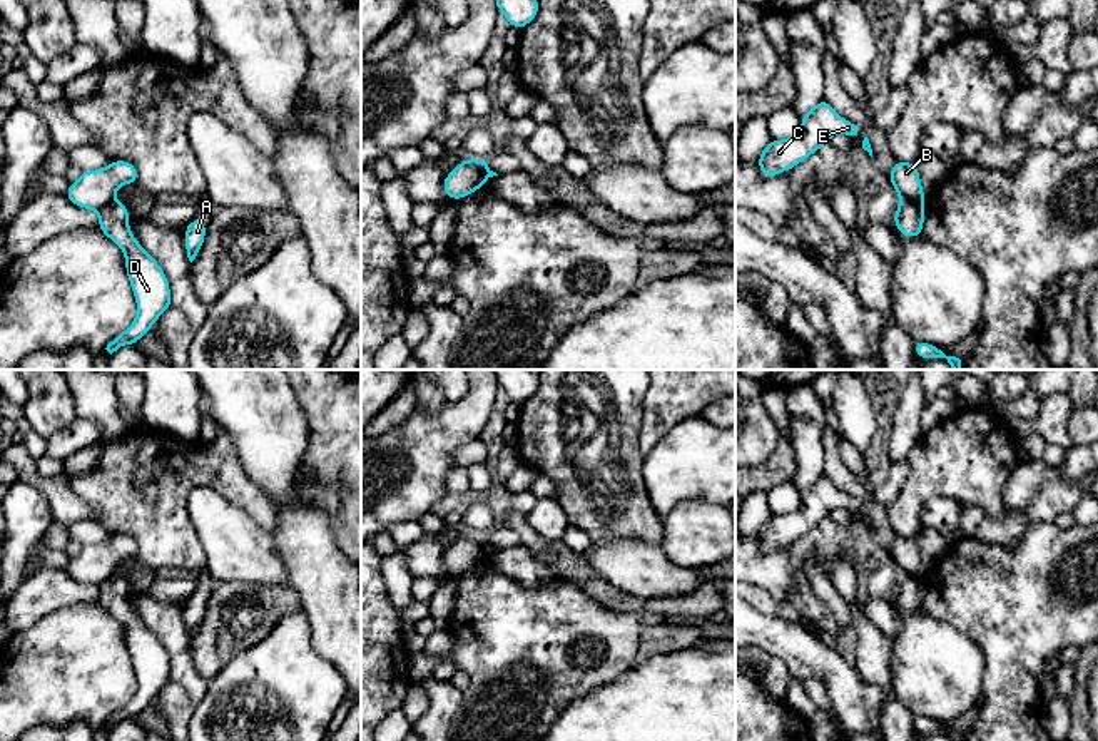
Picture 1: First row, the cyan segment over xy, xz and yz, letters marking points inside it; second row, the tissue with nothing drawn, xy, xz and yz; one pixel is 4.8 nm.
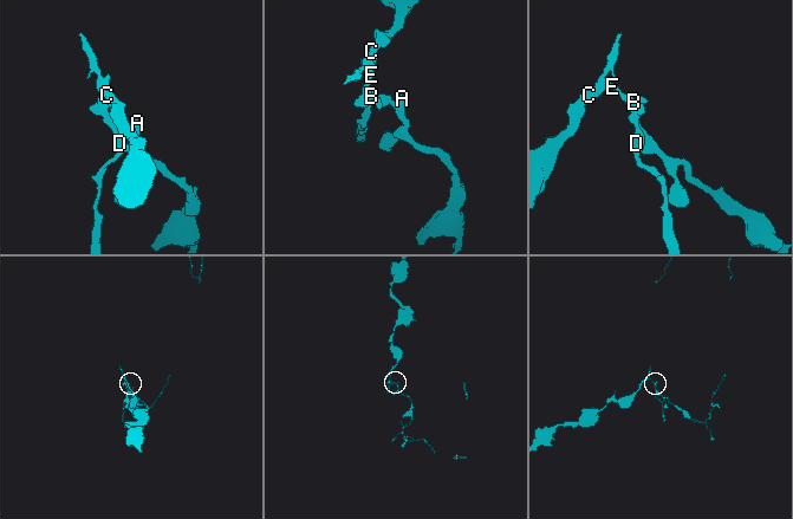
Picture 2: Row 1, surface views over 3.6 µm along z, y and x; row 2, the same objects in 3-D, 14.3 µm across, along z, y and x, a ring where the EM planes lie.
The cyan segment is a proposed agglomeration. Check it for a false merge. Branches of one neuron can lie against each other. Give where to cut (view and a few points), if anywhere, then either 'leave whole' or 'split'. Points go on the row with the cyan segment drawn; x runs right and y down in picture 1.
yz (901, 201), (923, 206) | split

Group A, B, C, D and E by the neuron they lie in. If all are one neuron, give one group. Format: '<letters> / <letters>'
A D / B C E

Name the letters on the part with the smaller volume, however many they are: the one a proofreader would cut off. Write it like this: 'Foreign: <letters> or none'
Foreign: A, D

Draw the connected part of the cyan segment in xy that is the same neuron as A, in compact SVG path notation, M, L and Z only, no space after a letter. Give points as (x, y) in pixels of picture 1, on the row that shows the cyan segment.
M196 217L187 222L184 244L191 263L196 259L196 256L199 254L204 244L206 229L207 229L207 222L202 222Z

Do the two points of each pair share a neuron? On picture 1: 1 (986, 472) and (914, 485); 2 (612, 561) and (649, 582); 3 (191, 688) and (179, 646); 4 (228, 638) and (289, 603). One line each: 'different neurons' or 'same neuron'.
1: same neuron
2: same neuron
3: same neuron
4: same neuron

